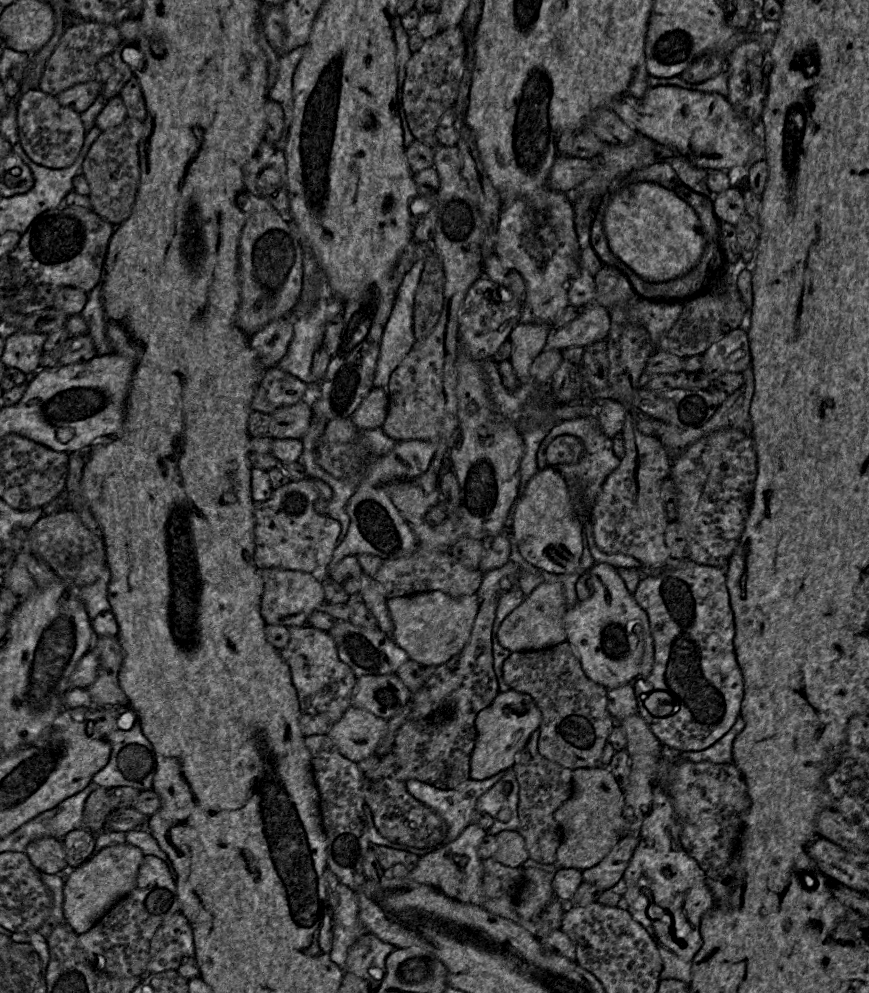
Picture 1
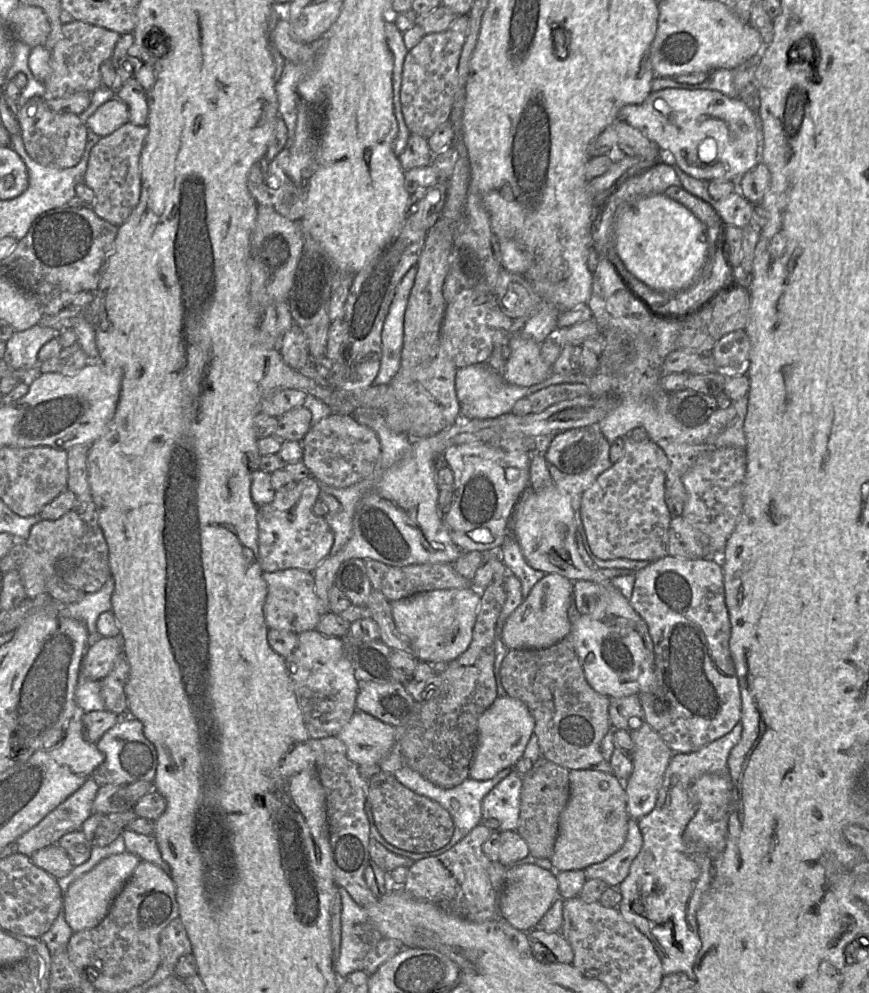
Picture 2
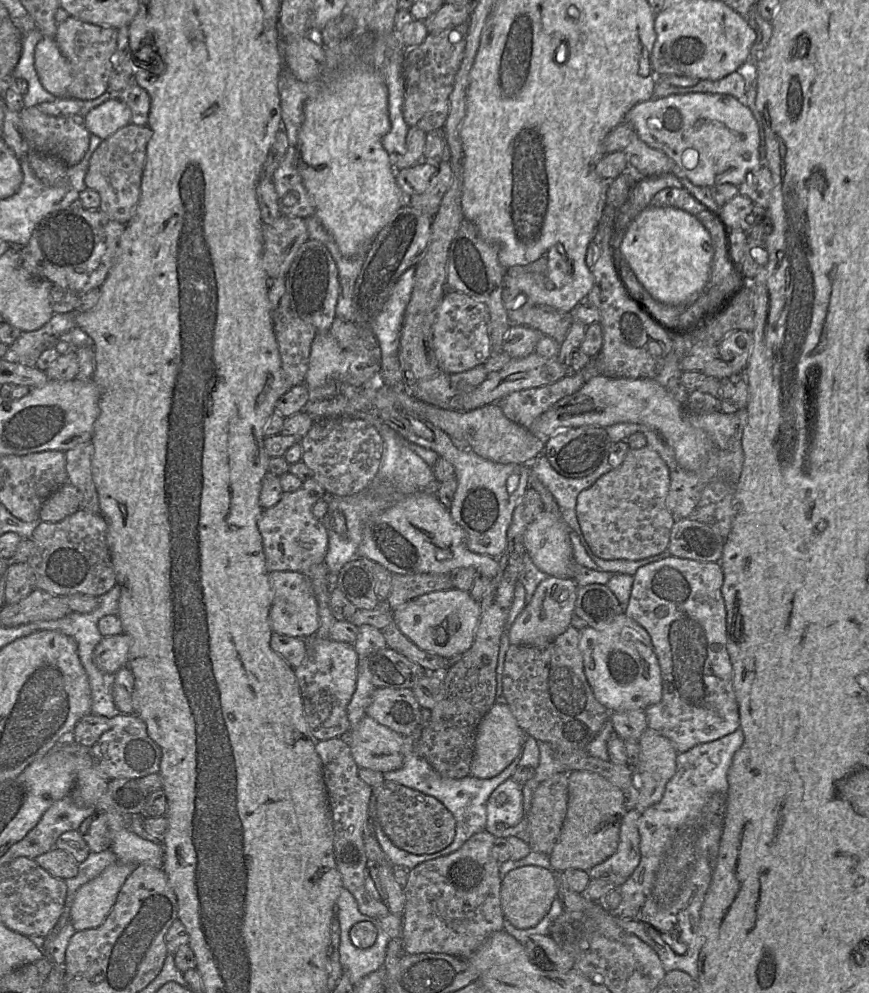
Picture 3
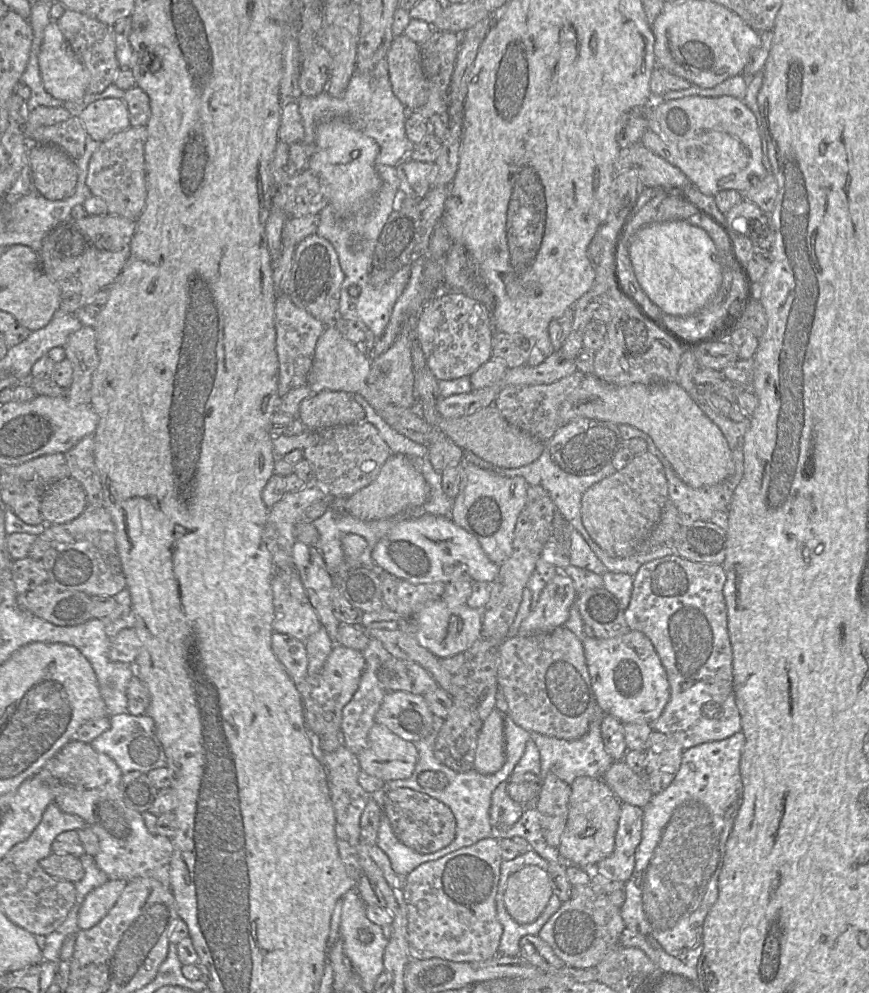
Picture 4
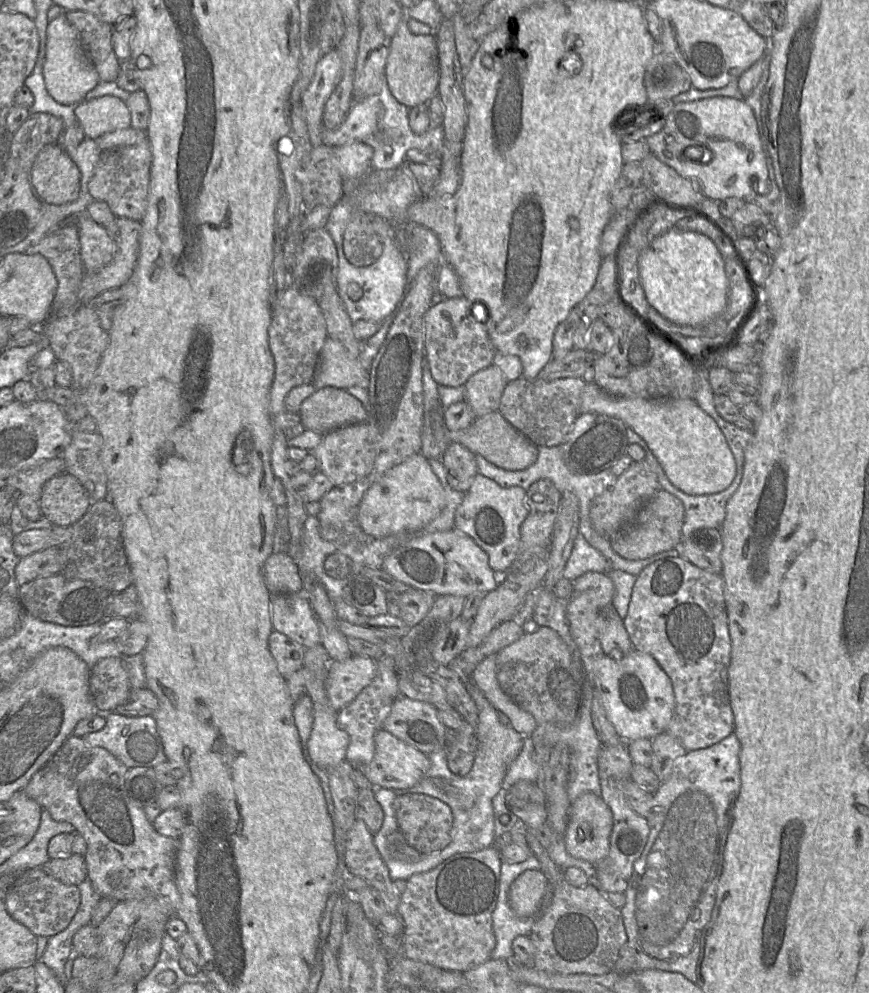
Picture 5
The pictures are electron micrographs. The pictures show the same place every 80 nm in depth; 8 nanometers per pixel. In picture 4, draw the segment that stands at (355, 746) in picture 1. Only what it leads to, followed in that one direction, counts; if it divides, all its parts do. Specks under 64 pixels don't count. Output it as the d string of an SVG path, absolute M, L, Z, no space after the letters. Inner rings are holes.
M375 723L369 731L367 746L357 755L357 759L360 770L389 782L412 775L418 751L414 743Z

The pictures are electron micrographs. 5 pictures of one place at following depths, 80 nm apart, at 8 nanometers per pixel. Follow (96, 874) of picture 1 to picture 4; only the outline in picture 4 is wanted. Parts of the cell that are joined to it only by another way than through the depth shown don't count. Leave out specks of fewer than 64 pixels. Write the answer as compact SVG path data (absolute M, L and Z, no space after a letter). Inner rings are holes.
M108 879L100 887L91 891L79 910L79 929L88 930L99 923L114 906L126 883L125 880Z

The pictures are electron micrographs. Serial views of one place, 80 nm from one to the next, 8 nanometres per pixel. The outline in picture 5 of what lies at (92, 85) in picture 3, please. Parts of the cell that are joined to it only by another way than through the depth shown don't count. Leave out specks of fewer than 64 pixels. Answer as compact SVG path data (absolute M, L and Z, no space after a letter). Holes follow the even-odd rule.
M66 11L67 20L79 33L81 46L94 65L100 81L115 81L120 63L112 47L112 27L84 11Z

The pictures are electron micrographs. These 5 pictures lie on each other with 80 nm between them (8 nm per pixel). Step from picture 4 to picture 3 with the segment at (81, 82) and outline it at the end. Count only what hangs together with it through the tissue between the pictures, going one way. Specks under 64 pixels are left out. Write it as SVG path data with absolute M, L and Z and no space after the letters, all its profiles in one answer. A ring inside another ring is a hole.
M44 37L35 47L34 66L42 86L55 97L66 96L72 82L69 62L61 54L55 38Z

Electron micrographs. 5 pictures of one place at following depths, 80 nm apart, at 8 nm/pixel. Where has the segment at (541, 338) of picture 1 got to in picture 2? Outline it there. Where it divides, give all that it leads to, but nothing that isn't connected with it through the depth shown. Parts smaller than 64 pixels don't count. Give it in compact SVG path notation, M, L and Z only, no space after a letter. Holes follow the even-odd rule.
M520 335L508 336L511 354L502 373L504 380L517 386L538 384L550 376L552 366L541 356L540 344Z

